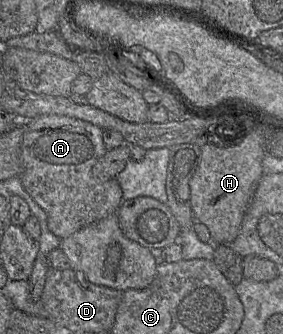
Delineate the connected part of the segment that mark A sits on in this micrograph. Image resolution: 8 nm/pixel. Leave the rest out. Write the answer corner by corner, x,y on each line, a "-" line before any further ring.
42,115
24,121
23,171
19,178
45,211
48,229
61,240
115,213
125,201
116,178
99,182
92,175
93,166
108,151
102,137
102,128
69,116

